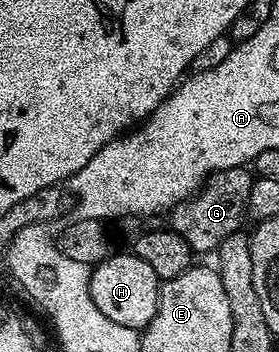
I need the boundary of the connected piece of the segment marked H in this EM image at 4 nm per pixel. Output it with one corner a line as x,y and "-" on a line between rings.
115,253
107,261
96,264
89,276
91,301
95,301
99,313
103,313
103,317
111,317
111,321
116,321
118,325
138,329
144,329
155,317
161,284
162,280
157,278
155,269
132,253

